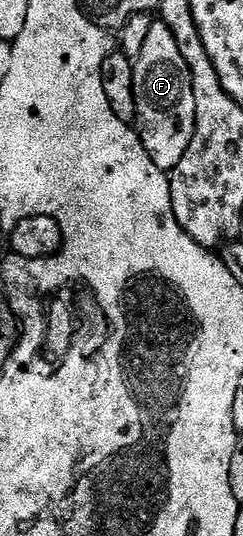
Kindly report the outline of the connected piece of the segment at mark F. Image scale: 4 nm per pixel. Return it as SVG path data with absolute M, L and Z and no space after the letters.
M161 21L153 23L141 55L133 62L134 126L153 165L170 173L177 165L181 165L181 157L185 157L185 149L189 149L195 132L197 101L193 101L189 65L185 65L185 57L181 57L181 49L177 47L173 33L169 33L169 25Z

